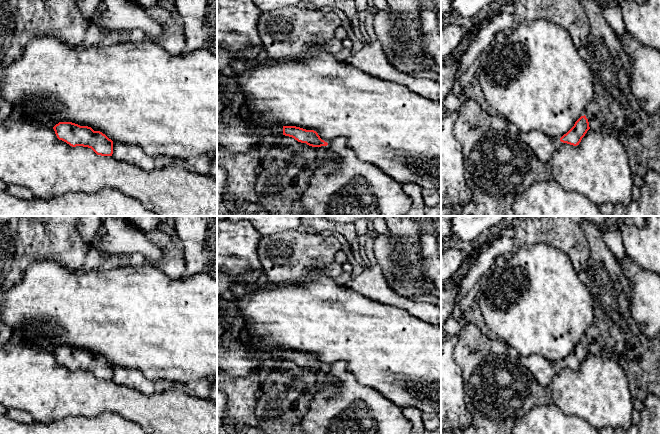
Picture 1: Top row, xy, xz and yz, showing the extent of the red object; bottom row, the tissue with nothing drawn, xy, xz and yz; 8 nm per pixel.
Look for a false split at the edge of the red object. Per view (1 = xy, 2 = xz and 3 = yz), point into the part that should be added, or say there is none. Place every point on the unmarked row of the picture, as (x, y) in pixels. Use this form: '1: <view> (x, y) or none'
1: none
2: none
3: yz (543, 370)

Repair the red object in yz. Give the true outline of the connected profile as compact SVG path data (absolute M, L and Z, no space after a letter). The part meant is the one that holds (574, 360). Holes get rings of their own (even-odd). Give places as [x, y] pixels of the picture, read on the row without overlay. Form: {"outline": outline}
{"outline": "M584 339L560 363L549 361L537 354L529 357L520 356L519 361L531 372L540 385L547 387L561 366L577 370L589 353L588 343Z"}

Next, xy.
{"outline": "M59 346L53 353L59 364L72 371L88 371L101 380L112 380L113 378L113 365L91 351L80 350L72 346Z"}

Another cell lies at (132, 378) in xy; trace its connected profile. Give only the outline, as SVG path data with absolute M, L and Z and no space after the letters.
M113 366L112 380L119 385L134 389L145 395L155 393L154 382L146 378L142 371L138 369Z

